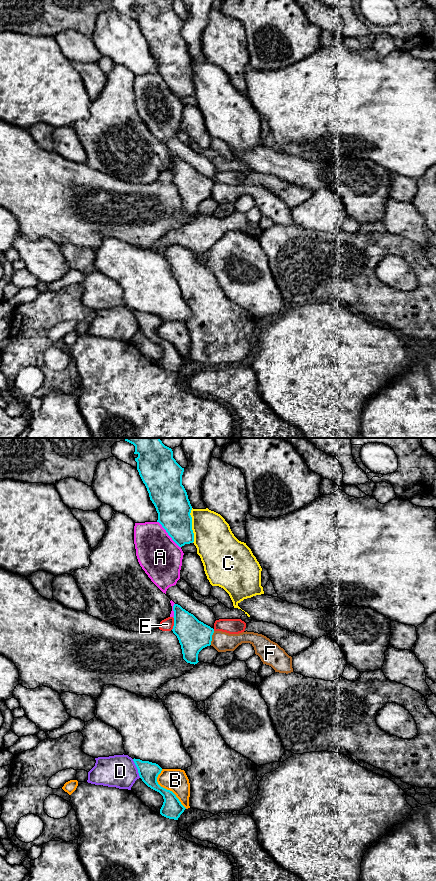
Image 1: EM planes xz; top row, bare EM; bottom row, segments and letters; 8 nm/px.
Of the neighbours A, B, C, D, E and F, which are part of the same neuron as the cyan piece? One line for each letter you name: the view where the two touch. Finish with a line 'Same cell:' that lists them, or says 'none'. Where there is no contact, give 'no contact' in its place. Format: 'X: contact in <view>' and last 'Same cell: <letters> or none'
Same cell: none

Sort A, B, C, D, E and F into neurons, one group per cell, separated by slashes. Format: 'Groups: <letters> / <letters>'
Groups: A / B / C / D / E / F

